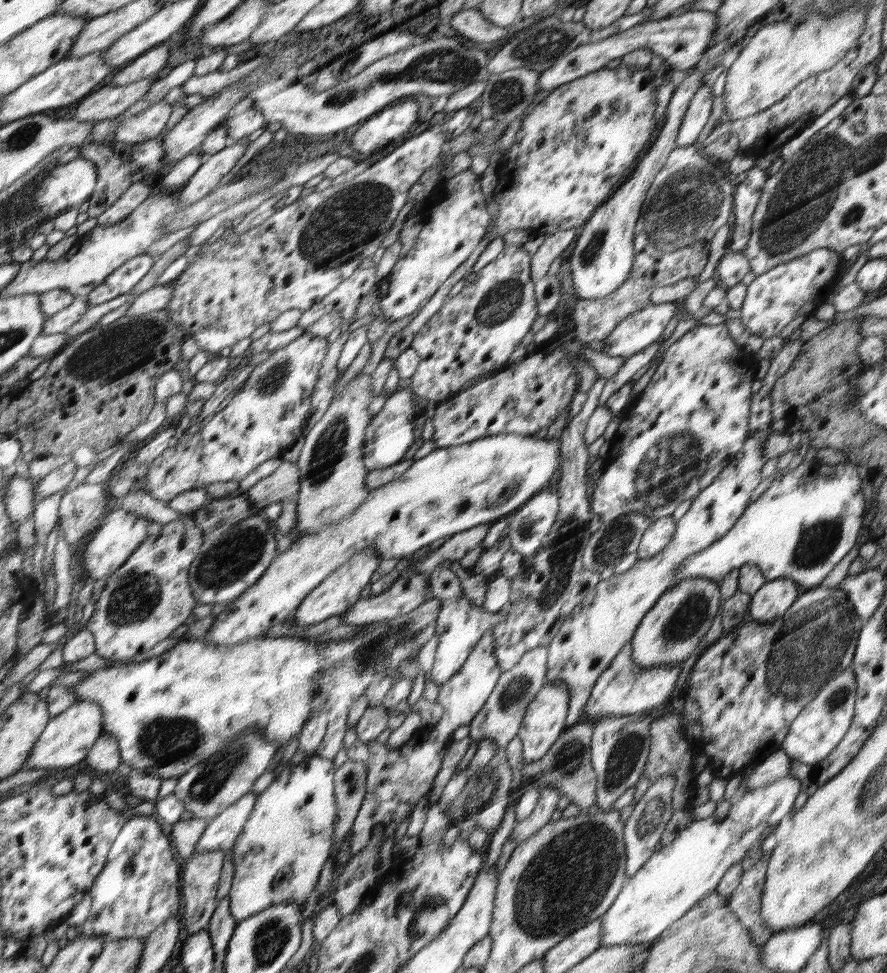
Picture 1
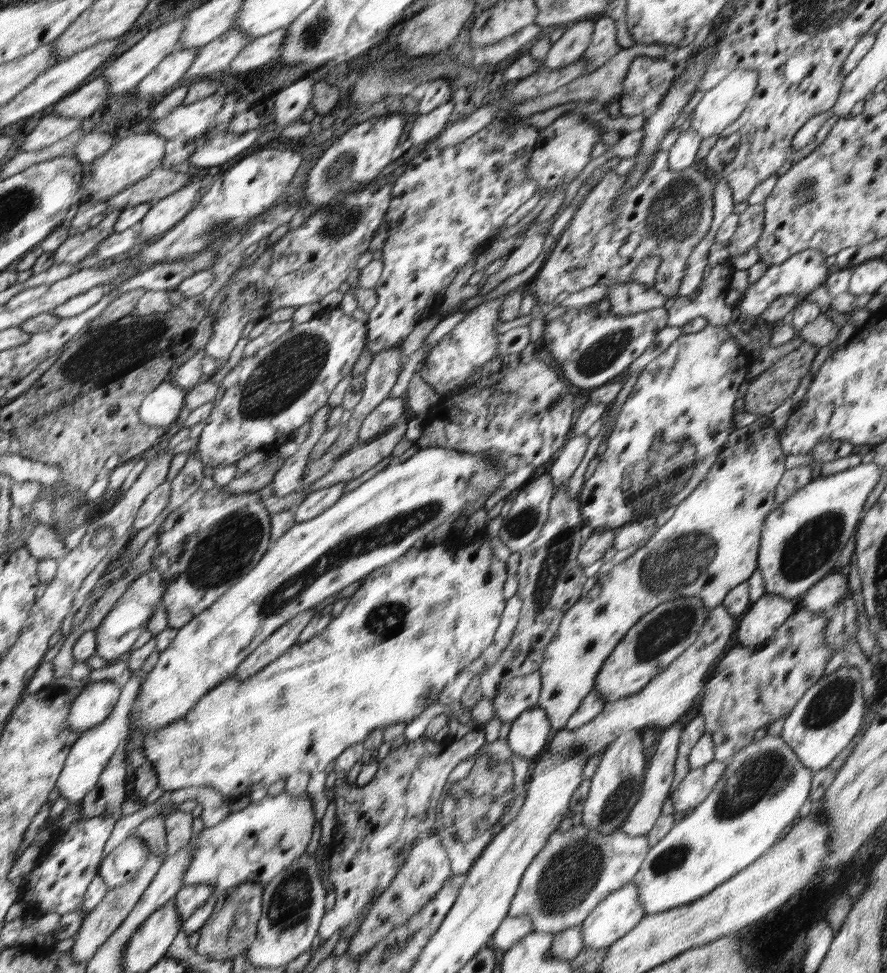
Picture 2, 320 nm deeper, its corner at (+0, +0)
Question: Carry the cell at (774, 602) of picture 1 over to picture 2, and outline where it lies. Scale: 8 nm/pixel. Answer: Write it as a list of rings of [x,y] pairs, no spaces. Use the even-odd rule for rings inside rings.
[[[764,594],[745,613],[737,627],[738,644],[759,646],[799,607],[799,601]]]

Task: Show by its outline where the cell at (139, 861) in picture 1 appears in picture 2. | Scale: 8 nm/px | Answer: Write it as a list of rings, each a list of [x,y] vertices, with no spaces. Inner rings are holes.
[[[129,836],[108,856],[104,856],[102,878],[109,889],[125,885],[136,878],[142,866],[148,862],[149,845],[137,836]]]

